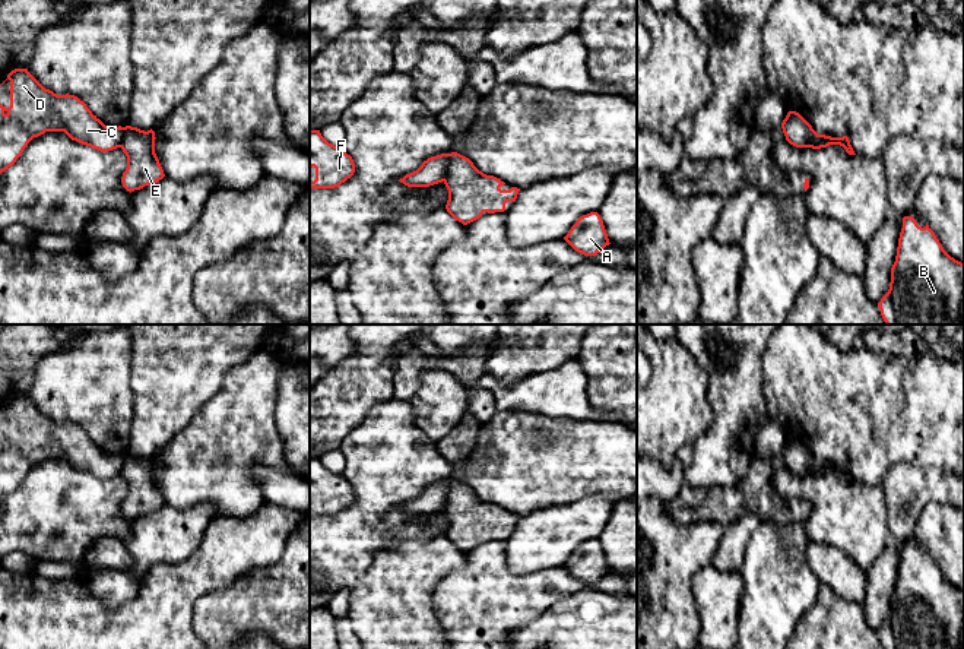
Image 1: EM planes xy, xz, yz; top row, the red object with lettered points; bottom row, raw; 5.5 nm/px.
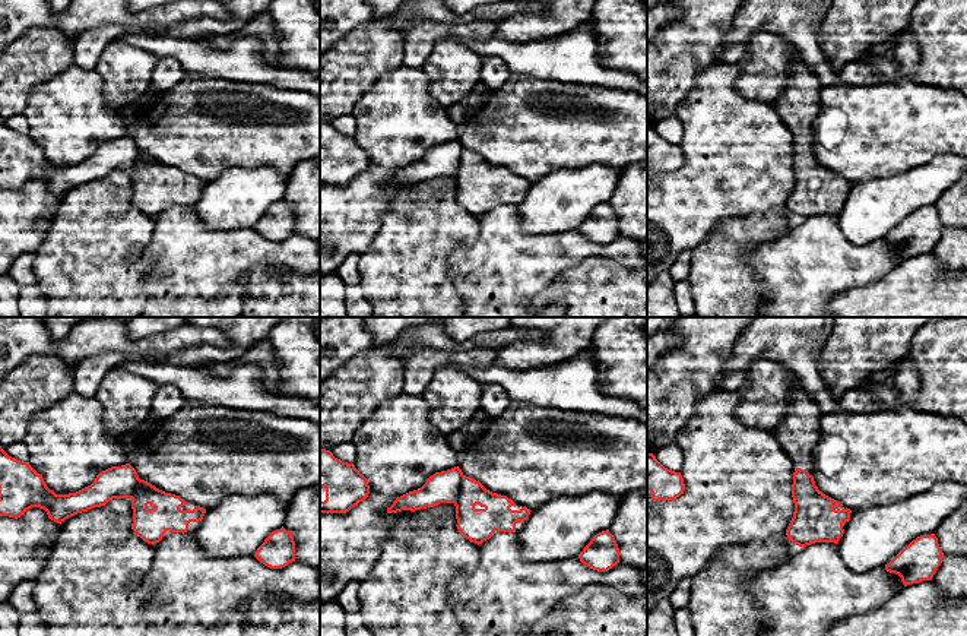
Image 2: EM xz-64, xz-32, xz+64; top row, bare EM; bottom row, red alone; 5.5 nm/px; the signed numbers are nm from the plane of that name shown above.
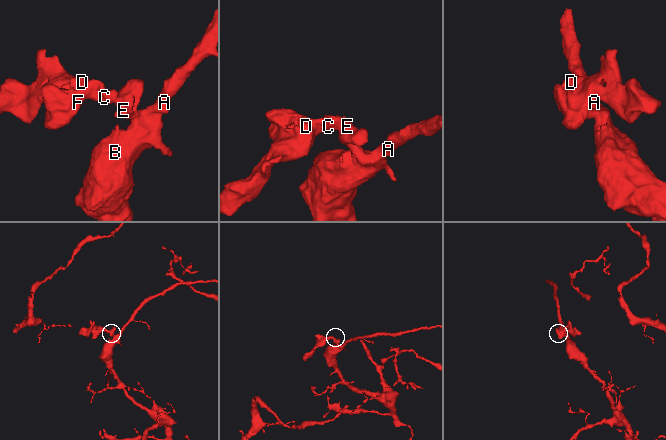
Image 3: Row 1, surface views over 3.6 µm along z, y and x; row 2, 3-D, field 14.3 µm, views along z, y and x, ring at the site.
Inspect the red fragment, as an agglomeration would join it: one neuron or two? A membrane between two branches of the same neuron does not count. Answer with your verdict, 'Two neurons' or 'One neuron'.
Two neurons

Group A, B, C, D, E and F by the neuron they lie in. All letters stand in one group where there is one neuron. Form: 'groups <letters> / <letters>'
groups A B E / C D F

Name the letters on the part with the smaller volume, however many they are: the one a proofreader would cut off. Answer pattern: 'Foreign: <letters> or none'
Foreign: C, D, F

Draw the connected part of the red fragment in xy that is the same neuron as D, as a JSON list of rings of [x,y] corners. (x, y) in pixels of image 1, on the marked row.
[[[15,69],[10,80],[10,107],[0,104],[0,174],[12,167],[28,143],[45,132],[64,132],[72,140],[101,152],[120,148],[126,127],[108,127],[74,95],[57,95],[45,89],[28,69]]]

